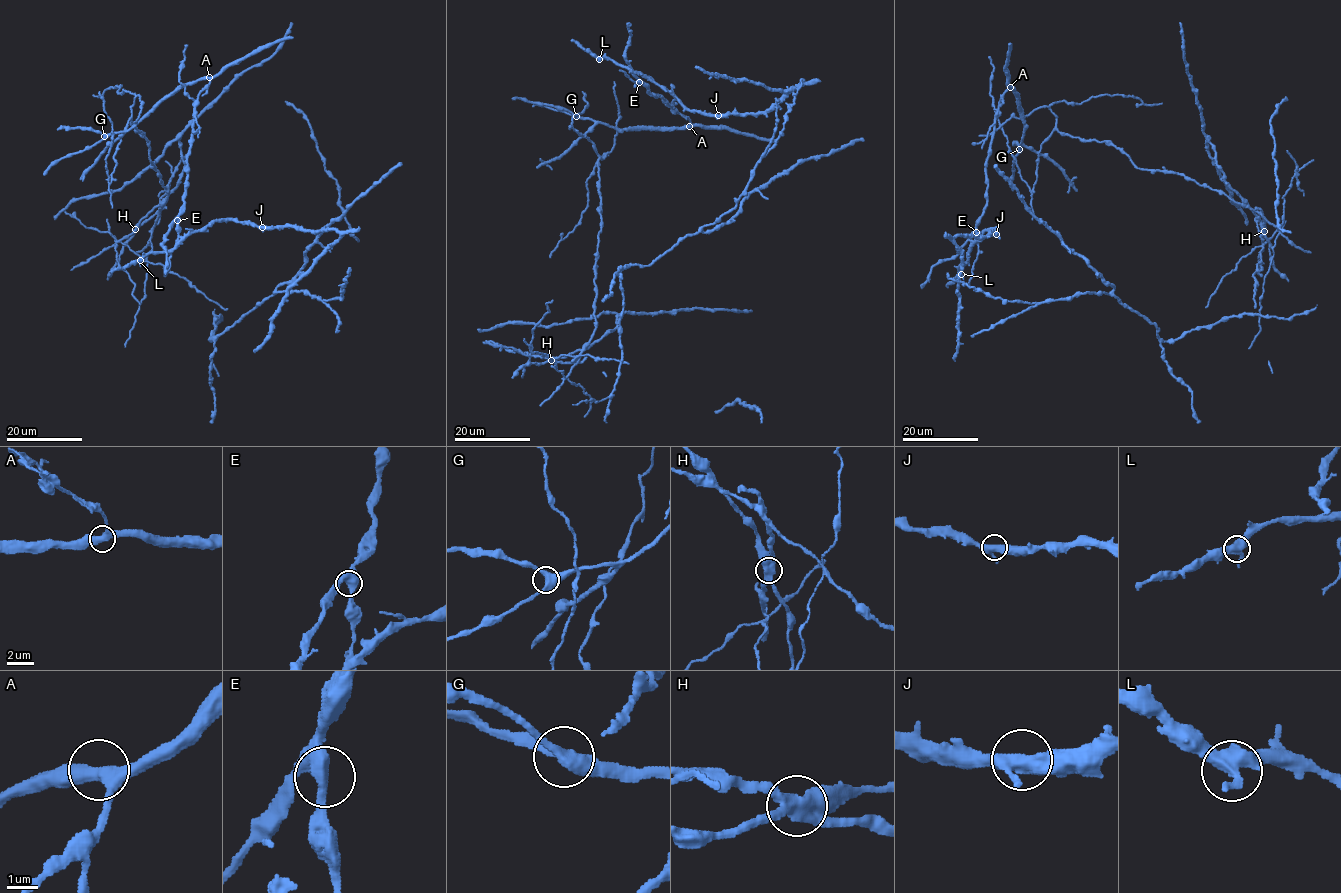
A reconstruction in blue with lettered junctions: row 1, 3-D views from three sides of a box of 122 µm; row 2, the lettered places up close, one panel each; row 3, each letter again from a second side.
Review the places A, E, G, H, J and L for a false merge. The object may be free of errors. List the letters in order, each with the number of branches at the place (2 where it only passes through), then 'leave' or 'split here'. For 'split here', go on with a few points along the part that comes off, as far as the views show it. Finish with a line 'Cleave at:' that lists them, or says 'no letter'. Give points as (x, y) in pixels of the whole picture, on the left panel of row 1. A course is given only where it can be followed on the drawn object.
A: branches 3; leave
E: branches 3; leave
G: branches 3; leave
H: branches 3; split here; course (135, 229), (156, 214), (168, 191), (131, 119), (110, 183), (112, 122), (99, 91)
J: branches 3; leave
L: branches 3; leave
Cleave at: H

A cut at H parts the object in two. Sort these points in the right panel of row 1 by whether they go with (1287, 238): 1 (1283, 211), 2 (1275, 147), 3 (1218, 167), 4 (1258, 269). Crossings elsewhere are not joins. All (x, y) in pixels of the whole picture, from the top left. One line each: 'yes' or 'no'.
1: yes
2: no
3: no
4: yes

